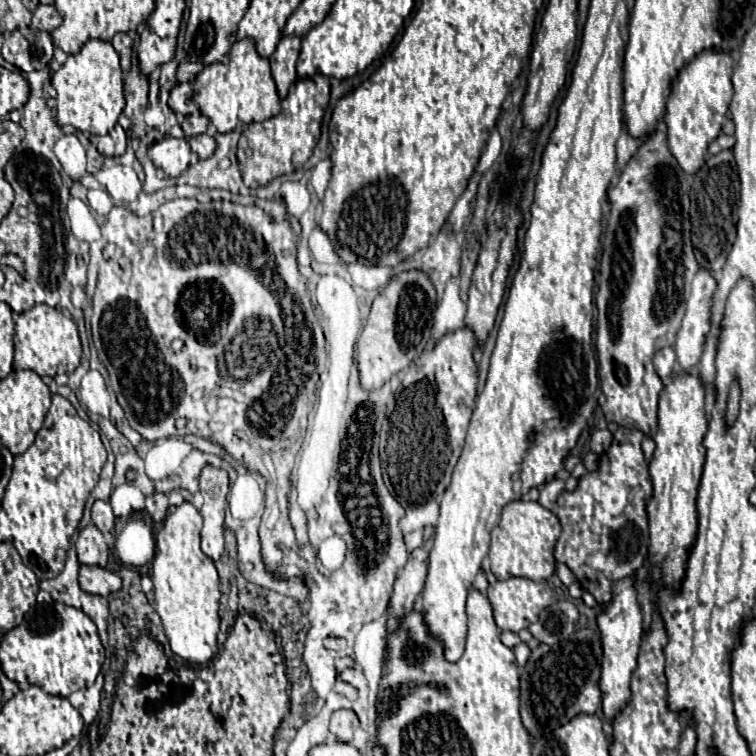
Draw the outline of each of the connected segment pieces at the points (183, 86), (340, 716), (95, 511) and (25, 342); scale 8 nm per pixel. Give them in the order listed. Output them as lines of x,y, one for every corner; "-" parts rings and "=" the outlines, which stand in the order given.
180,82
180,84
170,92
168,104
170,104
172,110
178,112
178,114
184,114
184,116
196,114
196,112
198,112
198,104
194,102
192,94
194,94
194,84
192,84
192,82
=
338,710
330,720
330,734
338,742
350,744
354,738
354,730
358,728
358,718
350,710
=
96,500
92,506
92,522
98,526
98,530
106,536
112,538
112,530
114,530
114,512
112,506
104,500
=
38,304
16,318
14,336
14,370
34,370
40,376
70,373
80,364
82,344
78,328
72,318
66,318
56,308

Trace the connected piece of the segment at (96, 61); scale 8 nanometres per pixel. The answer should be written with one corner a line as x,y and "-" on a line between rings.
88,40
78,54
68,56
66,64
52,74
52,86
58,92
56,122
60,126
74,126
80,132
108,134
126,106
122,94
120,58
114,46
106,40

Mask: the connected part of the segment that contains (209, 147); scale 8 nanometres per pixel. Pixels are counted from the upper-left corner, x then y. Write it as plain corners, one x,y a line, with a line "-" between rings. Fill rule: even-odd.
206,132
192,136
188,142
190,142
190,148
192,148
200,158
210,158
210,156
214,154
216,142
214,142
214,138
208,136

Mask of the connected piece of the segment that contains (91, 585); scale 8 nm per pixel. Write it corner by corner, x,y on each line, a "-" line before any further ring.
82,566
78,580
84,592
98,594
98,596
108,596
112,592
118,592
122,586
120,576
116,576
114,572
102,566

